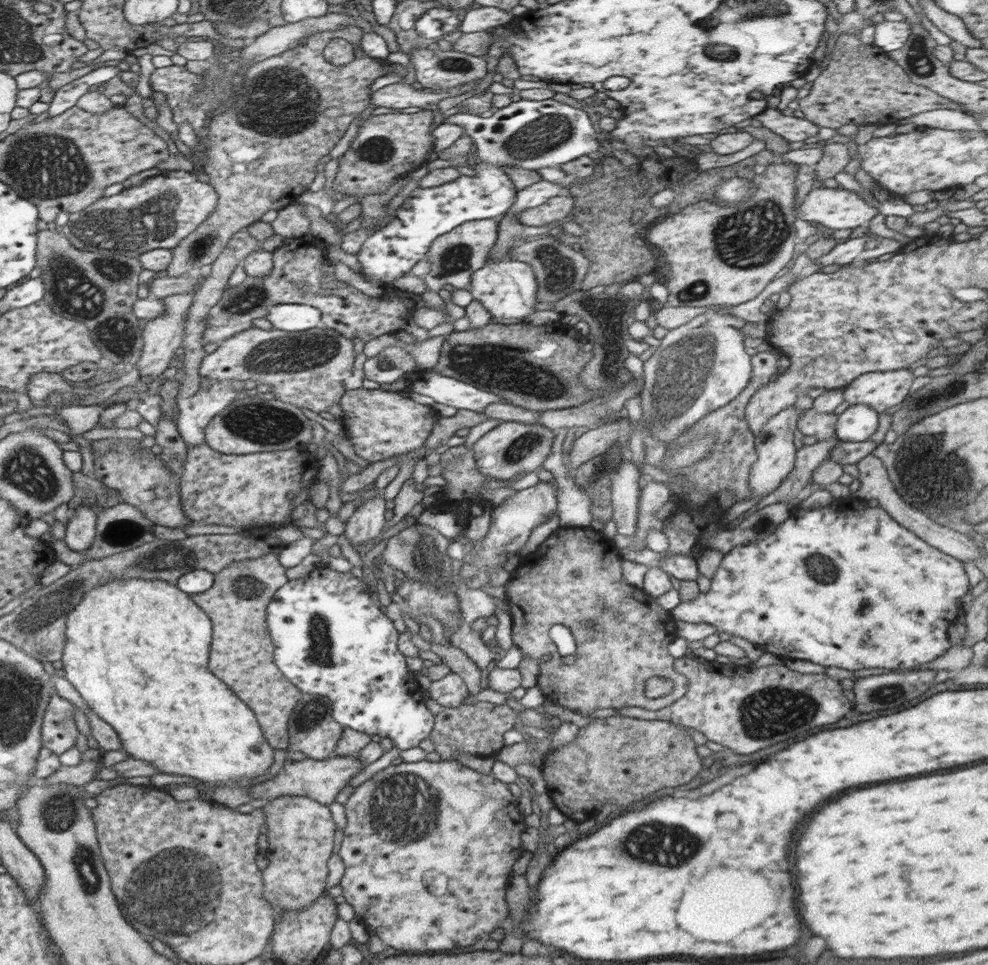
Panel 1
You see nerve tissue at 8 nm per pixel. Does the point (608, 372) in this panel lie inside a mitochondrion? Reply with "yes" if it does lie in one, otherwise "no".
yes

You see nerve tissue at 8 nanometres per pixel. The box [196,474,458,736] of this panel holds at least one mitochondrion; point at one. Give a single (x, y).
(320, 652)

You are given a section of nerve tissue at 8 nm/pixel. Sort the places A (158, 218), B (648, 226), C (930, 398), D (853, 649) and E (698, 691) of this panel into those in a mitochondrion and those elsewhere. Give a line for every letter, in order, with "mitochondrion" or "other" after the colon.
A: mitochondrion
B: other
C: mitochondrion
D: other
E: other

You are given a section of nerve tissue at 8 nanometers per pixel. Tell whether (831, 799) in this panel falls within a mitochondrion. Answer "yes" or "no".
no

